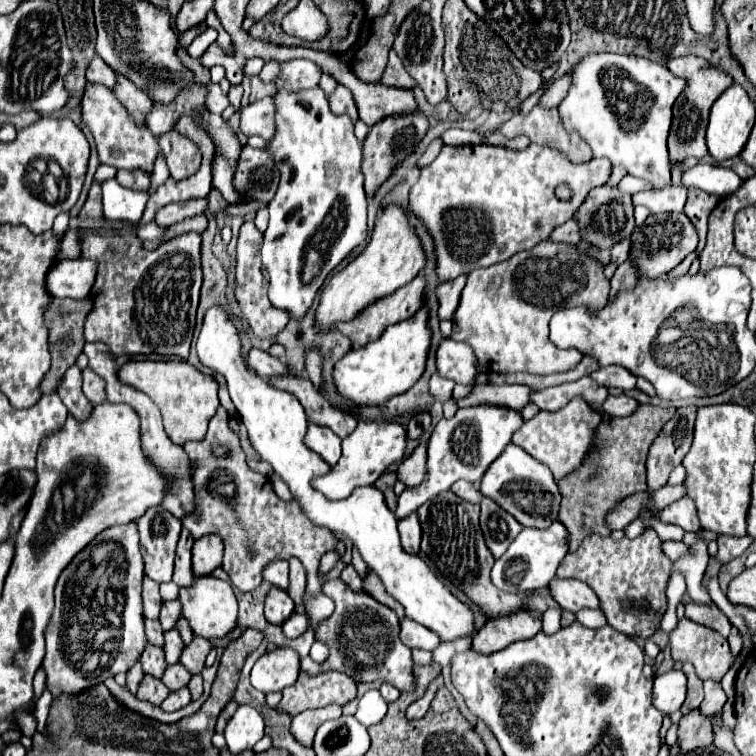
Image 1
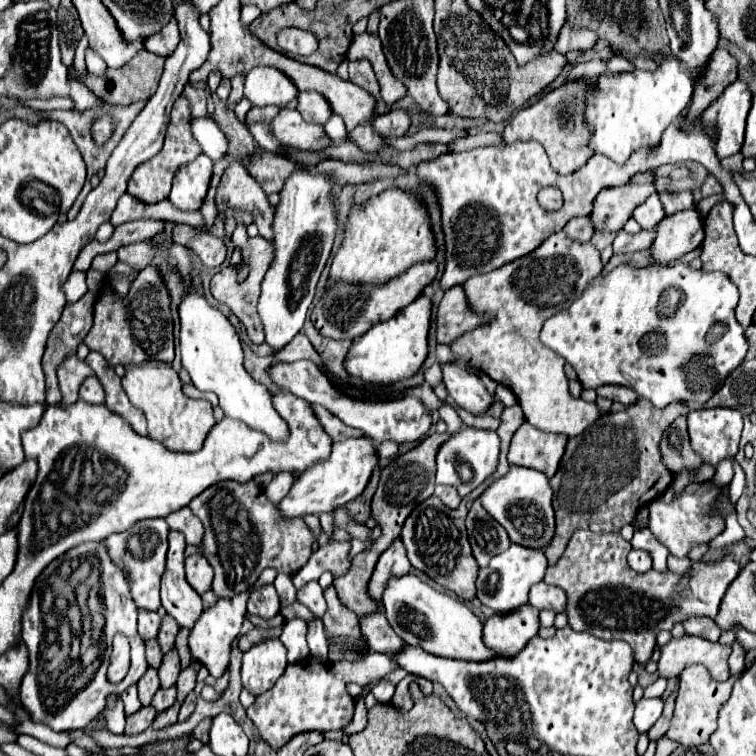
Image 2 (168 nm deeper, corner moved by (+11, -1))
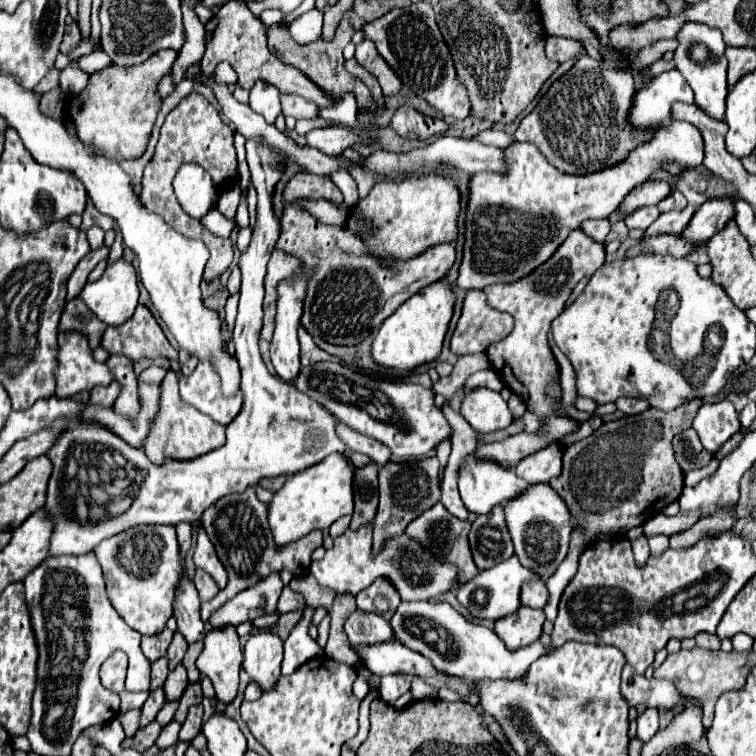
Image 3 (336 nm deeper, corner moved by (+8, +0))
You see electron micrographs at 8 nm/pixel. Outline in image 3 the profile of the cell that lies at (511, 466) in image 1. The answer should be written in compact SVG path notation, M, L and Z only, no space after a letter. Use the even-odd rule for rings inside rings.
M535 483L529 485L519 499L511 499L511 503L505 503L503 513L515 545L515 555L525 567L537 571L545 581L549 575L553 575L569 549L573 523L567 505L563 503L563 499L559 499L557 491L551 491L549 483Z

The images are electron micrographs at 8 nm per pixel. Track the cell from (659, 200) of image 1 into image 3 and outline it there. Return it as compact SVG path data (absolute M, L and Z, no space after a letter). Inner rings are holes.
M651 205L651 207L641 207L641 209L637 209L635 213L631 213L631 215L625 219L625 223L627 223L629 229L633 229L633 227L647 229L657 217L659 217L659 209L657 209L655 205Z

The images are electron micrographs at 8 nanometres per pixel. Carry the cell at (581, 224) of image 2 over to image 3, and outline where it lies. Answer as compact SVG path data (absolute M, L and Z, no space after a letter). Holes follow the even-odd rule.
M591 219L591 221L587 221L587 223L581 223L581 231L587 233L591 239L595 239L595 241L599 241L599 243L605 241L609 229L611 229L609 219Z

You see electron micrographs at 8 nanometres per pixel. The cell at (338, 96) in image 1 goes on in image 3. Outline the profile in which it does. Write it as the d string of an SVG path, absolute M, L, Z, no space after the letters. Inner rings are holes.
M283 95L283 115L291 115L295 119L317 119L319 117L319 107L299 95Z

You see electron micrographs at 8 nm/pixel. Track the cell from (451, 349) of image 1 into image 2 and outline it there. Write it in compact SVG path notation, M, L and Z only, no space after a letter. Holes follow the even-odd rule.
M446 364L442 368L444 386L460 408L470 414L486 414L494 404L494 396L488 394L486 386L478 376L470 376L460 364Z

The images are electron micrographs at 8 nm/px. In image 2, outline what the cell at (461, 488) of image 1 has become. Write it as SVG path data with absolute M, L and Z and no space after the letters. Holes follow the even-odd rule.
M436 486L436 492L434 492L448 508L458 508L460 506L460 502L462 502L462 498L460 498L460 494L452 488L452 486Z

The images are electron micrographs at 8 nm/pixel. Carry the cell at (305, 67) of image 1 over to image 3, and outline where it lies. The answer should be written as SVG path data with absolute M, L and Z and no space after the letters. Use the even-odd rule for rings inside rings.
M255 83L249 91L249 105L253 111L261 113L267 123L273 123L277 115L281 115L281 93L277 87L271 87L271 83Z

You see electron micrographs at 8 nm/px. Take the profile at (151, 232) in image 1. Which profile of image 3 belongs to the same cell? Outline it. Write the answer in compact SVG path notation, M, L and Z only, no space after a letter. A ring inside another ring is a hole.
M93 225L93 227L87 231L87 239L89 239L89 243L91 243L93 249L97 249L97 247L103 245L103 237L105 237L105 231L103 231L101 227L97 227L97 225Z

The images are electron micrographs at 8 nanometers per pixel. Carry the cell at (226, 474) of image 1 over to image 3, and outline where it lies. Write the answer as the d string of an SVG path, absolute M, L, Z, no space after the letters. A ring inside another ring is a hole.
M247 487L243 493L231 493L223 499L217 499L207 511L203 511L201 523L219 553L219 561L223 563L229 581L223 591L219 591L209 603L201 603L201 619L207 621L223 603L233 599L239 591L259 583L271 573L279 573L281 569L291 571L295 577L307 575L311 565L311 553L321 545L321 531L311 531L303 539L289 543L287 547L275 547L269 523L267 523L267 503L259 501L255 495L255 487Z

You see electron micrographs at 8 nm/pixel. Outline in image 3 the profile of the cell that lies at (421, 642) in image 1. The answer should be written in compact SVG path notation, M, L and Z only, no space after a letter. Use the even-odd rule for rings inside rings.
M355 611L345 621L345 633L351 641L351 645L371 645L371 643L385 643L395 639L389 621L375 613ZM365 639L385 639L385 641L365 641Z

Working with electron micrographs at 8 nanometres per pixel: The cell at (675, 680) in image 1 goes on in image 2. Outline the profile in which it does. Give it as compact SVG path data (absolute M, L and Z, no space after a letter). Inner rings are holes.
M642 698L636 704L636 710L634 710L634 726L636 726L636 730L640 734L648 732L654 726L654 722L660 718L662 708L664 708L662 698Z

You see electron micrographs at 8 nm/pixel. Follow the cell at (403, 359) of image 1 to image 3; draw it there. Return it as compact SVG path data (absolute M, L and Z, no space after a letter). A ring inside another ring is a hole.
M441 281L427 285L421 291L425 293L415 293L411 299L407 299L391 317L387 317L387 321L383 321L383 325L375 333L371 343L371 359L377 365L385 369L411 371L417 365L435 361L437 355L441 353L443 337L447 333L447 325L453 315L455 295Z

